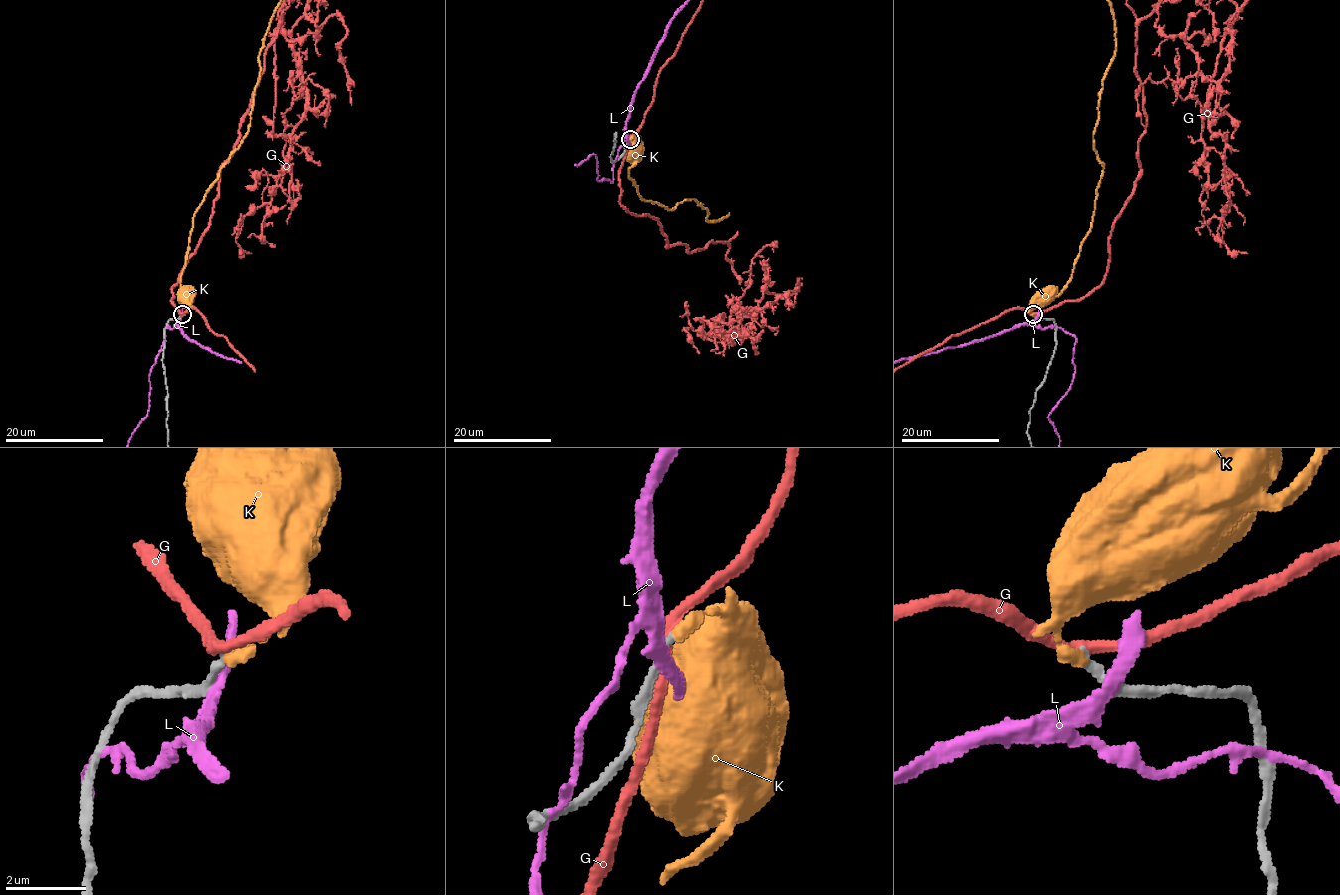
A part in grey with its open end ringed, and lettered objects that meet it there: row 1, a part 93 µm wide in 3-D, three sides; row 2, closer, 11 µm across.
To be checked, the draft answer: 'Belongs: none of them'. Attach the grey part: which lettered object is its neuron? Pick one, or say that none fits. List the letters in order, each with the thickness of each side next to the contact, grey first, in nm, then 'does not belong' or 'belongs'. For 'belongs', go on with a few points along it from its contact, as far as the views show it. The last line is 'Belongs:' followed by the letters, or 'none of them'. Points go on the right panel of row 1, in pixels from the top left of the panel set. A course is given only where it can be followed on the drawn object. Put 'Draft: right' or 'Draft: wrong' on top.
Draft: right
G: 220/300 nm | does not belong
K: 220/340 nm | does not belong
L: 280/280 nm | does not belong
Belongs: none of them

